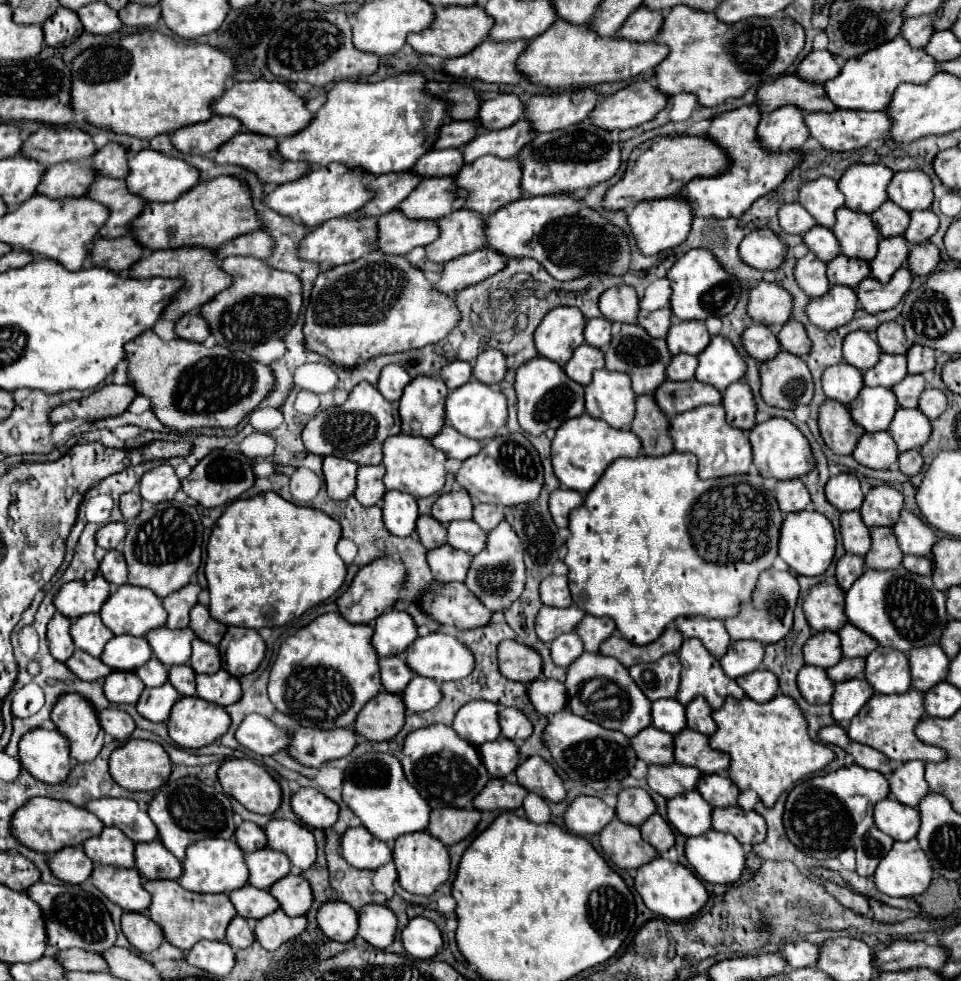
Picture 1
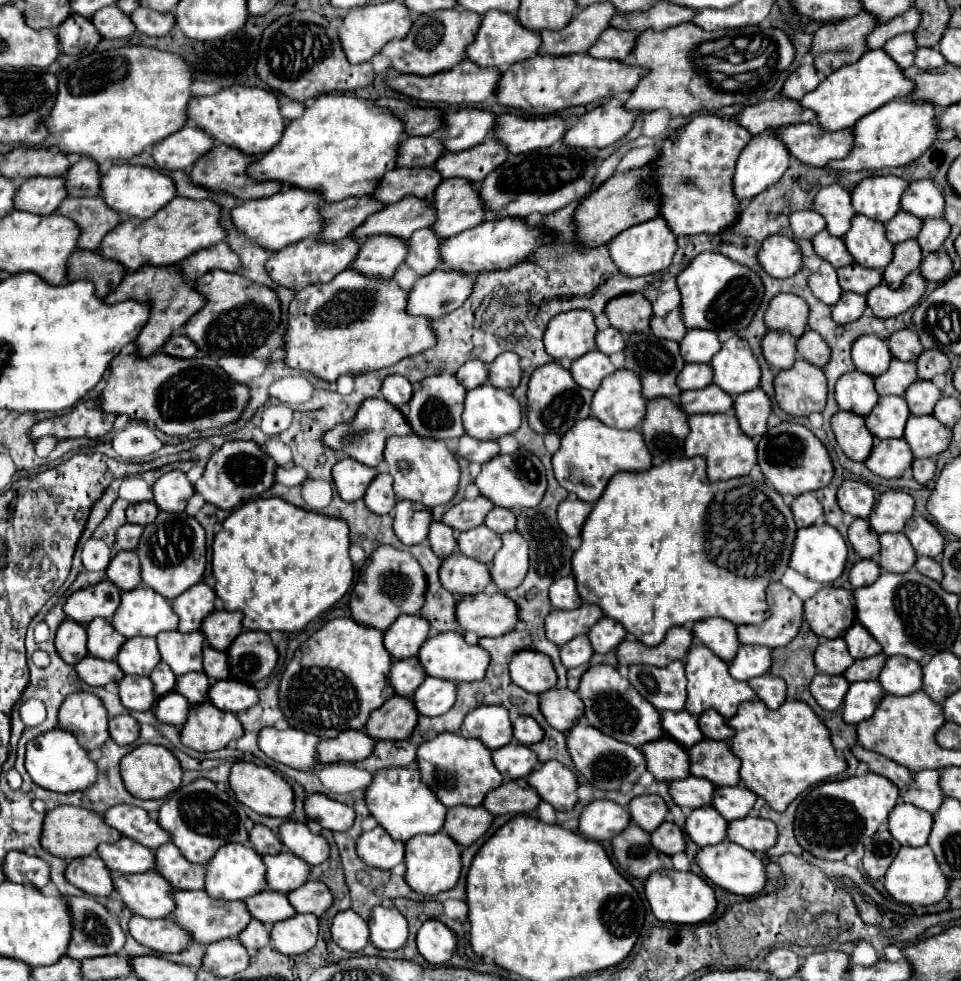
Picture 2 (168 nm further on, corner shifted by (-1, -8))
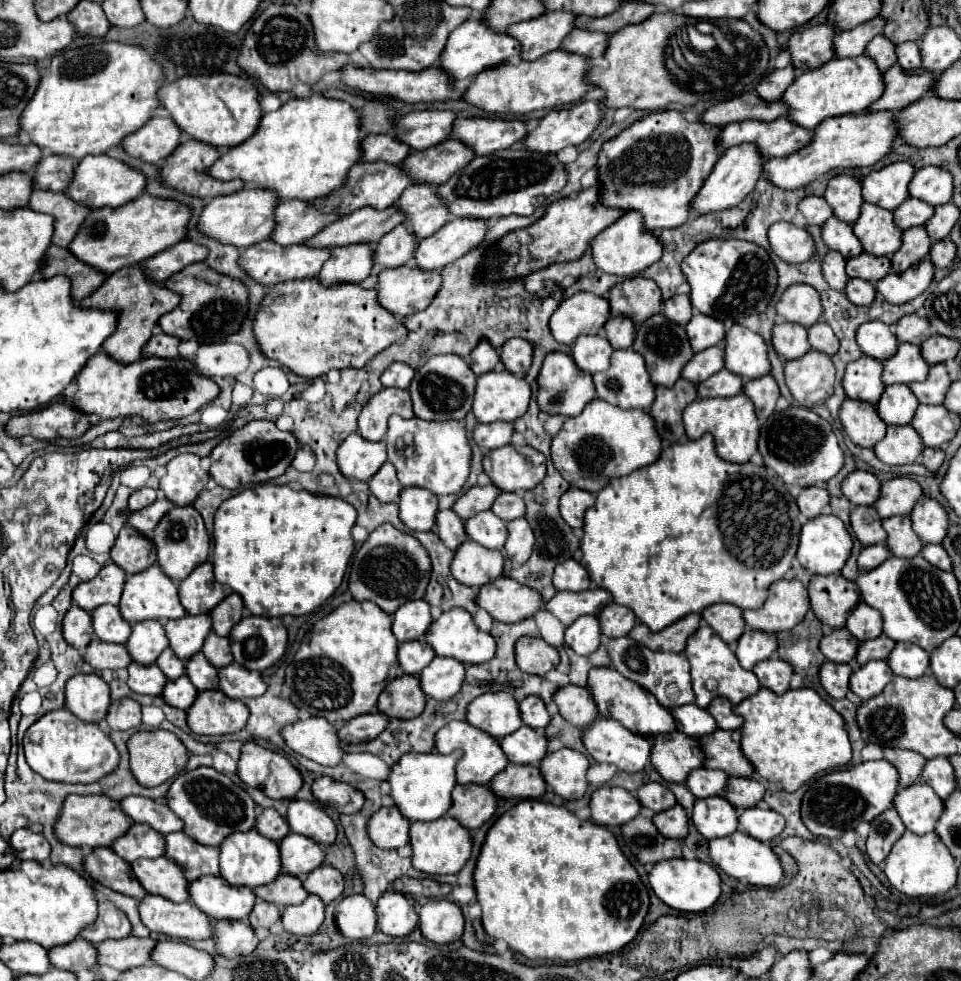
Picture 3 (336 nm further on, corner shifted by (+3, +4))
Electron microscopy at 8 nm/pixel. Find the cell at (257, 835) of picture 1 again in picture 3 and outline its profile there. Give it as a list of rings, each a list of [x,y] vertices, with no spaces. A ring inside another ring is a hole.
[[[264,808],[256,820],[256,830],[266,838],[280,842],[286,834],[290,834],[290,826],[286,818],[282,818],[274,808]]]

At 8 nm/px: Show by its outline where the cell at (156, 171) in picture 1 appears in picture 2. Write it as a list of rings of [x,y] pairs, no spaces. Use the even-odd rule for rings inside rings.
[[[116,164],[102,176],[102,198],[110,208],[120,214],[148,218],[164,208],[172,198],[176,198],[176,184],[174,180],[158,168],[148,166],[132,166],[132,164]]]

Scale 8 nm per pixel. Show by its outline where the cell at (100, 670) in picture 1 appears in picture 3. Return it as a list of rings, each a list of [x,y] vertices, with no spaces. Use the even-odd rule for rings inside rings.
[[[96,638],[88,644],[84,658],[94,670],[104,670],[104,668],[118,670],[118,668],[126,668],[132,662],[124,644],[108,644]]]

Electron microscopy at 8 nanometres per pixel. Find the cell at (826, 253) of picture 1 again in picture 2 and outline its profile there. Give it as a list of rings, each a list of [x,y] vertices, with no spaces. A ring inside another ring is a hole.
[[[822,230],[822,232],[812,240],[812,244],[814,244],[814,252],[816,252],[820,258],[828,260],[834,268],[842,268],[842,266],[848,266],[848,264],[852,262],[852,256],[850,256],[850,252],[846,250],[842,238],[830,236],[826,230]]]

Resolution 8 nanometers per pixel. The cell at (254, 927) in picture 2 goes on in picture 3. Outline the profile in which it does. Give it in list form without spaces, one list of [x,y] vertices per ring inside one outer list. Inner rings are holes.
[[[256,900],[254,910],[248,916],[252,928],[270,928],[280,920],[280,908],[266,900]]]

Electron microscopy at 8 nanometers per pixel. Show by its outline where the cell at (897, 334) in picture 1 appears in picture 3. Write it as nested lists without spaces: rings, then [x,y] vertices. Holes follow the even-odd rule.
[[[908,314],[900,318],[898,324],[894,326],[894,332],[900,342],[910,342],[910,344],[922,344],[924,340],[928,340],[928,336],[932,336],[928,320],[918,314]]]

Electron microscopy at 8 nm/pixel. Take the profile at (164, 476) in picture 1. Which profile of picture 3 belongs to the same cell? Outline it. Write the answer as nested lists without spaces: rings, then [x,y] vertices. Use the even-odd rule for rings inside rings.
[[[180,454],[166,466],[166,474],[160,480],[160,490],[176,506],[192,504],[208,484],[210,476],[200,466],[200,456]]]

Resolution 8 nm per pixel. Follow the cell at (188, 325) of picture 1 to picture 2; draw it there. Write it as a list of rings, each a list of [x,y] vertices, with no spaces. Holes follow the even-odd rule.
[[[176,334],[162,346],[162,352],[176,356],[176,358],[194,358],[198,350],[196,350],[196,344],[188,336]]]

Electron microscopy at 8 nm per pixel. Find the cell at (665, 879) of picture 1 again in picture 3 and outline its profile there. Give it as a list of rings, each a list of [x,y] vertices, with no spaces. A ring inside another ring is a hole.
[[[686,858],[664,860],[652,868],[652,872],[648,874],[648,880],[654,894],[664,904],[668,904],[678,912],[704,912],[710,906],[714,906],[722,894],[722,880],[718,870],[700,860],[686,860]]]

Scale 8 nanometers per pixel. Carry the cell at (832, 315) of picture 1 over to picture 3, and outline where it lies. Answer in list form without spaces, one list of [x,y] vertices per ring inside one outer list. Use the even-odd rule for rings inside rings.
[[[854,278],[854,280],[848,280],[846,284],[846,296],[852,304],[858,304],[858,306],[868,306],[874,302],[876,298],[876,288],[872,282],[868,280],[860,280],[860,278]]]

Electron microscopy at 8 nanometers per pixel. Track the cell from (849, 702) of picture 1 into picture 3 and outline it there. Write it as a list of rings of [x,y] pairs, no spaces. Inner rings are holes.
[[[876,660],[860,666],[852,678],[850,678],[850,690],[858,694],[860,698],[868,700],[872,696],[878,696],[880,690],[892,680],[892,670],[888,668],[886,660]]]

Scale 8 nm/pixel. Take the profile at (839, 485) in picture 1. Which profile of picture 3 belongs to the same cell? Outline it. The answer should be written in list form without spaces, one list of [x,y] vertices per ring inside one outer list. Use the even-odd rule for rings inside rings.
[[[856,470],[842,482],[842,492],[856,506],[874,506],[880,496],[880,480],[870,472]]]

